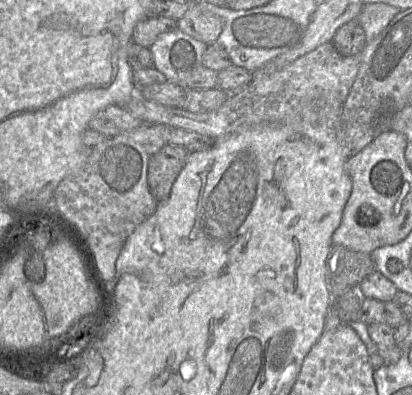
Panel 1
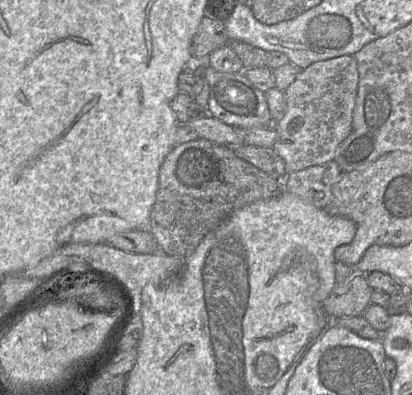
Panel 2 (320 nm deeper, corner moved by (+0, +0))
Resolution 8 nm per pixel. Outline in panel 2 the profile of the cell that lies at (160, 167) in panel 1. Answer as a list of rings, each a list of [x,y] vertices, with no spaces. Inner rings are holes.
[[[198,138],[175,146],[165,157],[158,175],[158,190],[147,229],[155,238],[159,252],[169,256],[189,256],[200,242],[231,214],[255,203],[268,200],[283,191],[283,180],[276,179],[237,157],[233,150]]]

